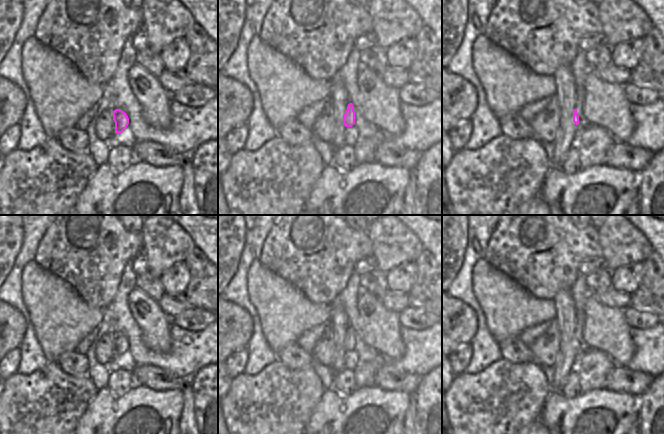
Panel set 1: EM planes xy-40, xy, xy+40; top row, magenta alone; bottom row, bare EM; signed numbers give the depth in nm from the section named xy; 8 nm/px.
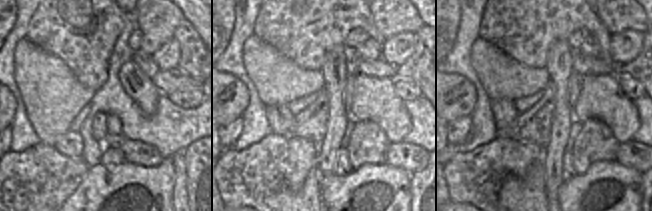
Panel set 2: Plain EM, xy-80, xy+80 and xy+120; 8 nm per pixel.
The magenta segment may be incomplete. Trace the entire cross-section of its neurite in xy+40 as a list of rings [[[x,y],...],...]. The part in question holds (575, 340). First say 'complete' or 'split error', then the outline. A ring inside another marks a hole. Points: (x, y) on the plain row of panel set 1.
split error | [[[575,310],[575,333],[573,334],[573,346],[579,348],[579,340],[582,339],[583,334],[583,324],[585,322],[584,312],[578,313]]]

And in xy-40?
complete | [[[120,333],[113,335],[113,344],[115,346],[115,357],[122,357],[129,348],[127,338]]]

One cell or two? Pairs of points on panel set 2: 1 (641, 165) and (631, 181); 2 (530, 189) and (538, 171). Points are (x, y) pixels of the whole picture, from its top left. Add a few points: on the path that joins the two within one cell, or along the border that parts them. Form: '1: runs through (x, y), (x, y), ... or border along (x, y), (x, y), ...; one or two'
1: border along (616, 161), (640, 173); two
2: runs through (532, 185), (536, 175); one

